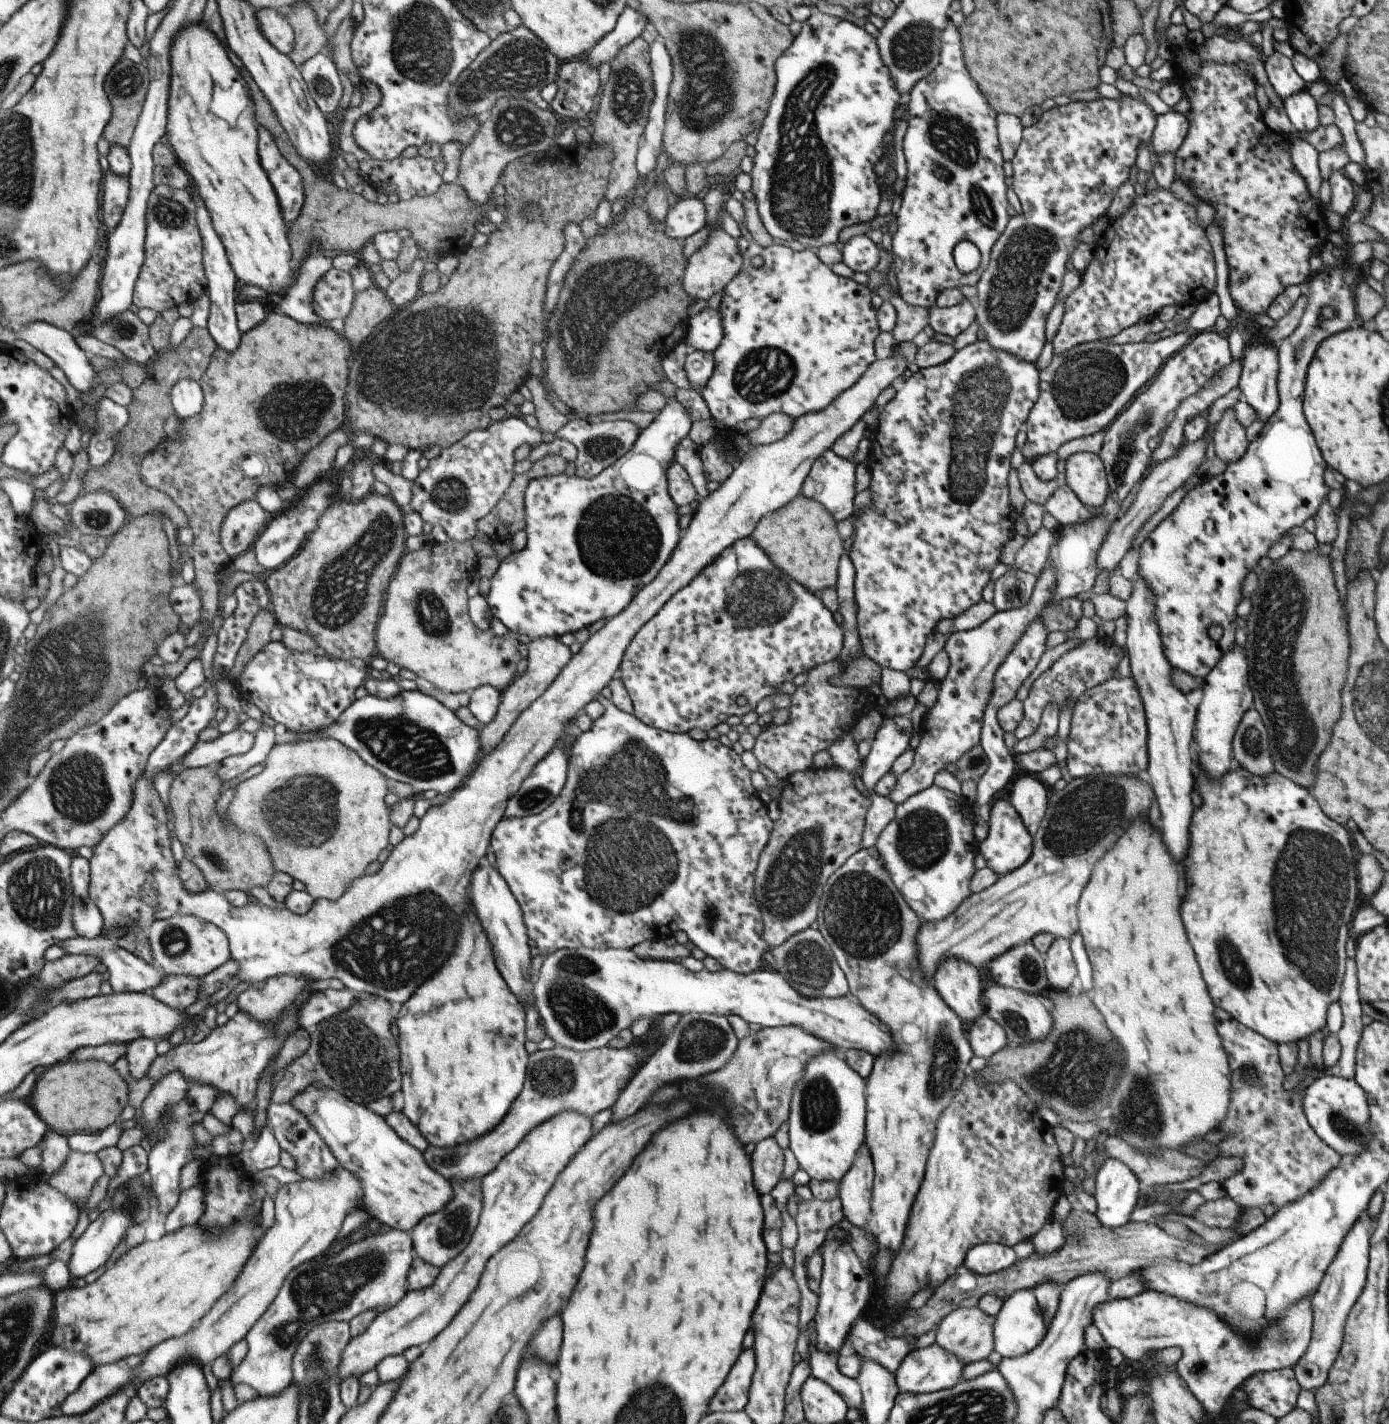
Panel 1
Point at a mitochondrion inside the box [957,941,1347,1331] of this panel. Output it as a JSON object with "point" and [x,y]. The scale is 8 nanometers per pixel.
{"point":[1081,1068]}

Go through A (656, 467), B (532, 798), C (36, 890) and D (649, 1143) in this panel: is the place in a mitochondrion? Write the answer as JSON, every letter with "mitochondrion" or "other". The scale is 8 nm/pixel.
{"A":"other","B":"mitochondrion","C":"mitochondrion","D":"other"}

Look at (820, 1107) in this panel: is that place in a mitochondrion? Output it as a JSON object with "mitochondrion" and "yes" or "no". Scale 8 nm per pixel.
{"mitochondrion":"yes"}

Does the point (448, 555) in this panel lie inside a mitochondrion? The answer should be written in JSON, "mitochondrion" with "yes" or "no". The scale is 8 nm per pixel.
{"mitochondrion":"no"}

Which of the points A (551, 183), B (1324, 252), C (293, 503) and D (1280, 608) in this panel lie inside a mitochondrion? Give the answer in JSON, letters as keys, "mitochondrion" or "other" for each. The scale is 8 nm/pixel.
{"A":"other","B":"other","C":"other","D":"mitochondrion"}

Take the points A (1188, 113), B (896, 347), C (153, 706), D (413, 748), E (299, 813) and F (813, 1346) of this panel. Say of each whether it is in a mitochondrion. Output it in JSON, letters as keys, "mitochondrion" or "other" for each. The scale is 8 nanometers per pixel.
{"A":"other","B":"other","C":"other","D":"mitochondrion","E":"mitochondrion","F":"other"}

